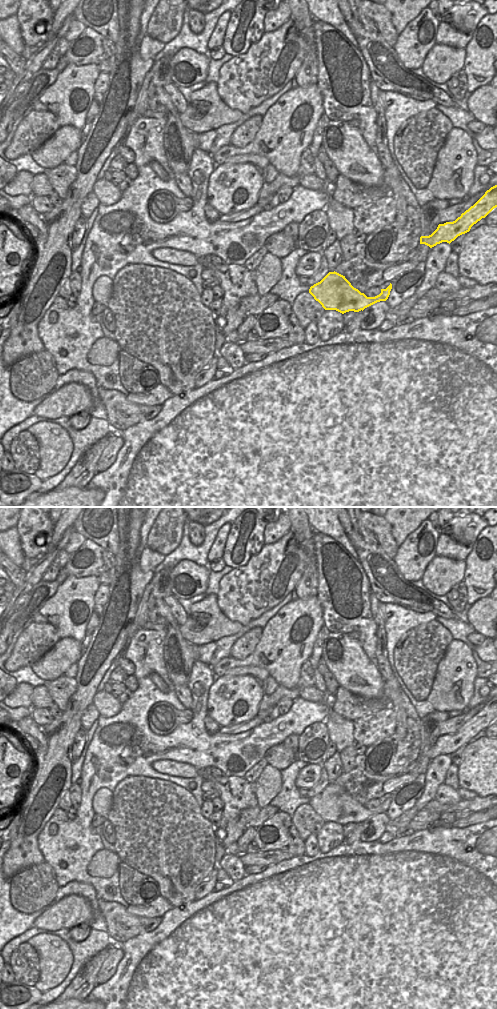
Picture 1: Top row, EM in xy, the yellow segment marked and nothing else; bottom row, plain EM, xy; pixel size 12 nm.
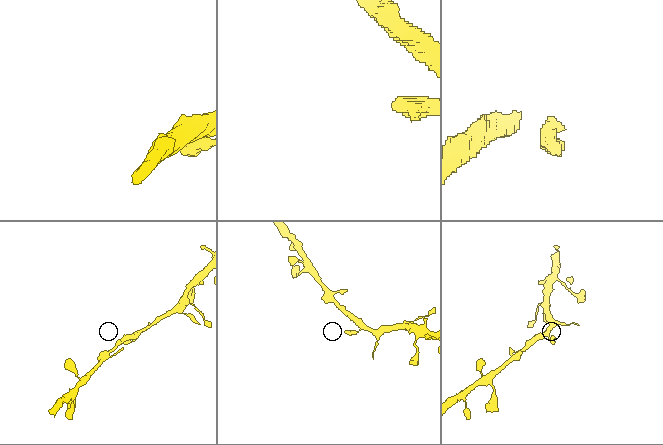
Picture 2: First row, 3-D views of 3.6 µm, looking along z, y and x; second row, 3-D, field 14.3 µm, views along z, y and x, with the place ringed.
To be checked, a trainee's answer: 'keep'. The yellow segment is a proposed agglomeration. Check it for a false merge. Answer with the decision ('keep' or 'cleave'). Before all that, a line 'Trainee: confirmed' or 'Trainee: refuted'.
Trainee: confirmed
keep

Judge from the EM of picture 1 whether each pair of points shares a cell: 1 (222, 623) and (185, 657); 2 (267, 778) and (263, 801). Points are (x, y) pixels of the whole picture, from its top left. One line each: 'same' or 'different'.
1: different
2: same

